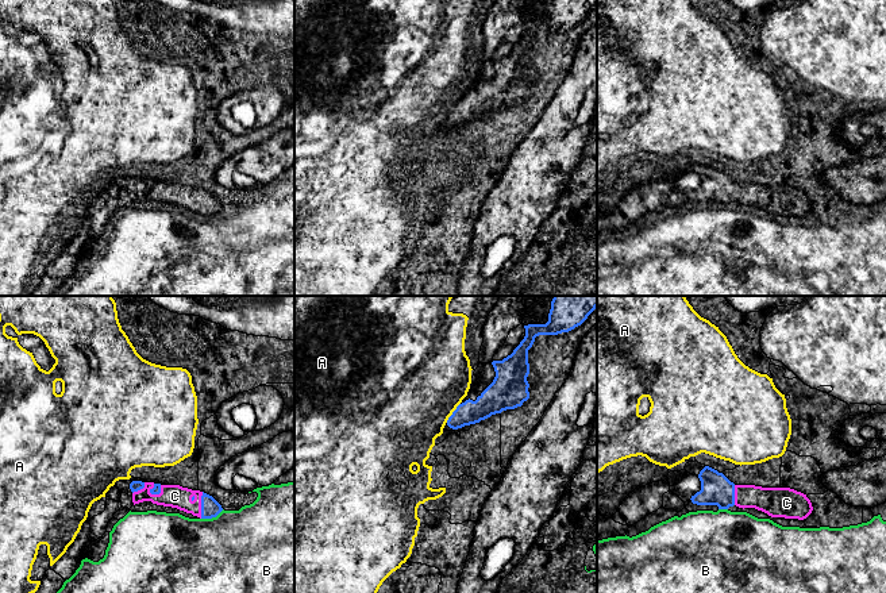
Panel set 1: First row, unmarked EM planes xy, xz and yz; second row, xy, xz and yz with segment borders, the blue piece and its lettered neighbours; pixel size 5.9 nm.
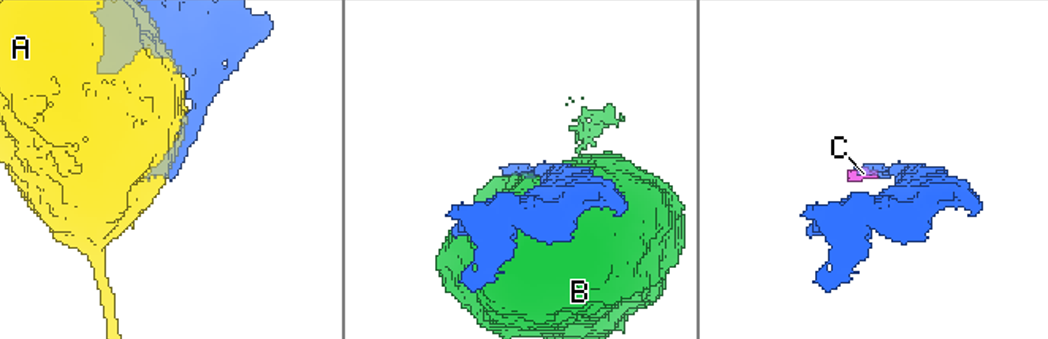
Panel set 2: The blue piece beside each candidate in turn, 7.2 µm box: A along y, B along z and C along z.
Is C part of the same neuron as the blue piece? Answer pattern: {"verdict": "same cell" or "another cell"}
{"verdict": "same cell"}

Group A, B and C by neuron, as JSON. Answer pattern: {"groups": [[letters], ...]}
{"groups": [["A"], ["B"], ["C"]]}

